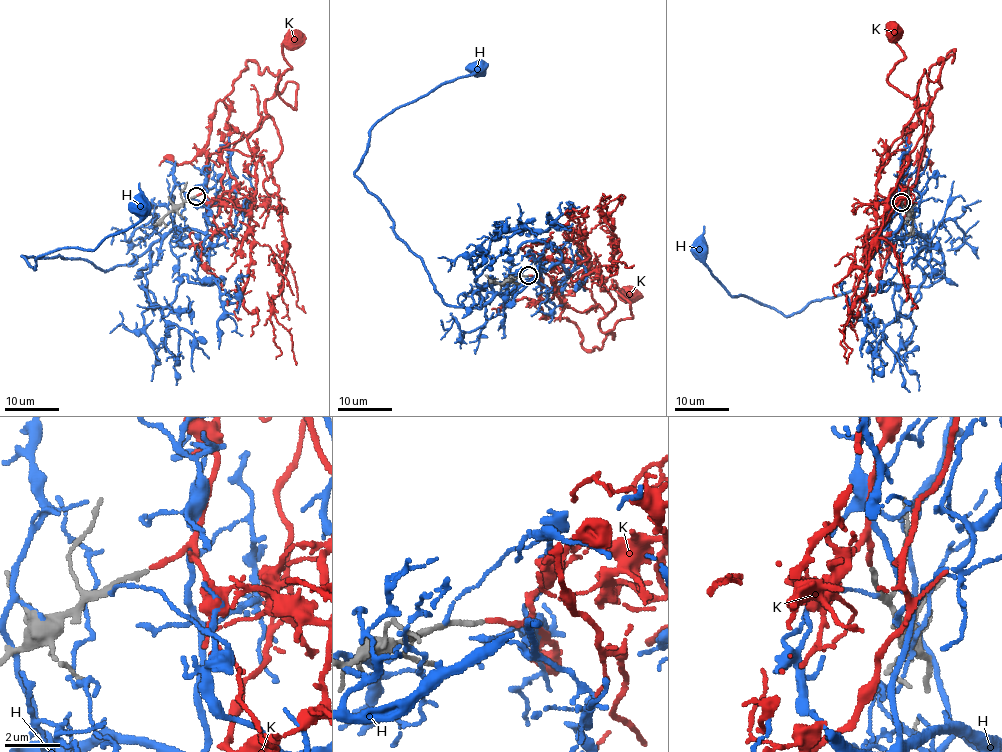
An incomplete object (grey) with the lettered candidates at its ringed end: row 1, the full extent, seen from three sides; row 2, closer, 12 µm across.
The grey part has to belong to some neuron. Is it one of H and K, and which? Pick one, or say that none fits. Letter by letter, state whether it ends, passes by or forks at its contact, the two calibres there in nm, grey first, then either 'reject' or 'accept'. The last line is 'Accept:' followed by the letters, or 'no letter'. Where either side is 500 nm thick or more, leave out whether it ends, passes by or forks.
H: it ends; calibres 170 and 110 nm; reject
K: it ends; calibres 200 and 170 nm; accept
Accept: K

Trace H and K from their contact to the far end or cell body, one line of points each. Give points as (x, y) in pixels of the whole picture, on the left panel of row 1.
H: (187, 200), (220, 233), (168, 231), (106, 272), (22, 256), (34, 269), (93, 249), (142, 206)
K: (195, 196), (229, 206), (255, 194), (247, 140), (286, 83), (297, 85), (296, 108), (276, 86), (291, 39)

